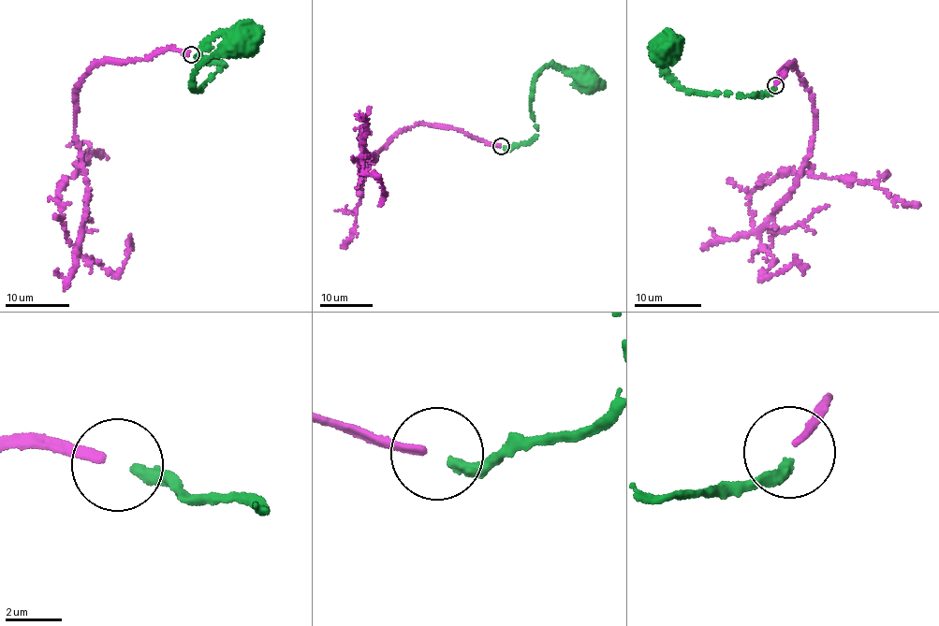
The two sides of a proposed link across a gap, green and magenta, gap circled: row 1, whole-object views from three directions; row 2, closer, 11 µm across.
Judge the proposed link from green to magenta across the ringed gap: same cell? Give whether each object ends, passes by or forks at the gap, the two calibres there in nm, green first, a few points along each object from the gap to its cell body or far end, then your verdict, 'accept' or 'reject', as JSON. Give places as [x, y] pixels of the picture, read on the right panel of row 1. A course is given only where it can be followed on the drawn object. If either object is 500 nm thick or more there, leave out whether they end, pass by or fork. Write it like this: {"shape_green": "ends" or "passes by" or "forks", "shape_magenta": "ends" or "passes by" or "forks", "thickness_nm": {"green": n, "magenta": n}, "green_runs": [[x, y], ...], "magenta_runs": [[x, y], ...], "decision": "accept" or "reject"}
{"shape_green": "ends", "shape_magenta": "ends", "thickness_nm": {"green": 380, "magenta": 280}, "green_runs": [[773, 87], [769, 93], [755, 96], [682, 89], [659, 63], [658, 56], [670, 48]], "magenta_runs": [[776, 84], [793, 61], [814, 140], [757, 230], [749, 194], [800, 172], [918, 207]], "decision": "accept"}

